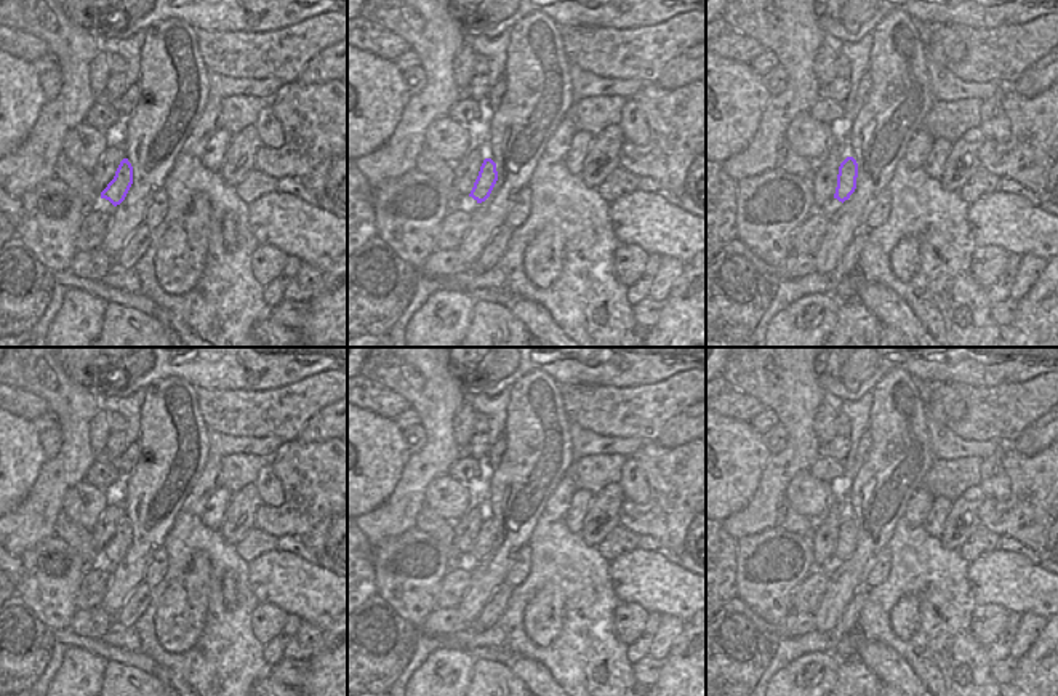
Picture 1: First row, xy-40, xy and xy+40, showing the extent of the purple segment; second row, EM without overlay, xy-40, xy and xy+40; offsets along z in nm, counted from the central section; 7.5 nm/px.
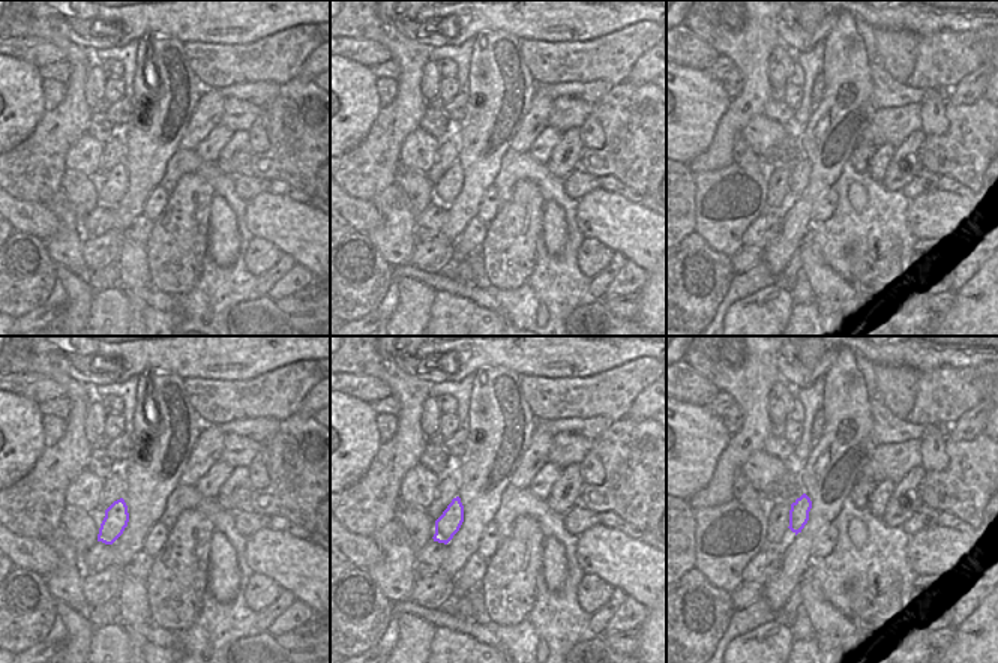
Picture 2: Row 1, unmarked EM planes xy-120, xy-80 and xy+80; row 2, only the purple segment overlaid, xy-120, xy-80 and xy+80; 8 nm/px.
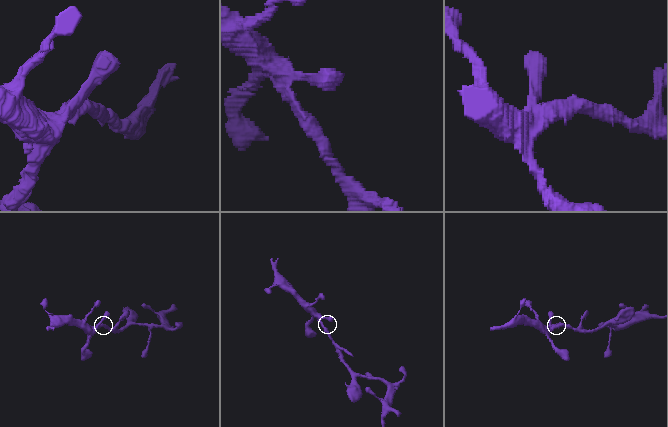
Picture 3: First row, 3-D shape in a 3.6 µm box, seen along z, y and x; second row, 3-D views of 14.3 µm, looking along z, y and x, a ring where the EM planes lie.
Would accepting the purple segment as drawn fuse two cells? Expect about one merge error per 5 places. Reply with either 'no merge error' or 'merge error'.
no merge error

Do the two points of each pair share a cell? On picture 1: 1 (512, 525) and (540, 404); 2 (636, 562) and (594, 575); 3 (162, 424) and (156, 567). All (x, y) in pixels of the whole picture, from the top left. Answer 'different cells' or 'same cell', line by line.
1: same cell
2: different cells
3: different cells

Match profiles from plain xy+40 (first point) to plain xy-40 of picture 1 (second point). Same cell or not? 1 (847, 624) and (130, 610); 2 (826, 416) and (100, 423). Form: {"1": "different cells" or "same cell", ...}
{"1": "same cell", "2": "same cell"}

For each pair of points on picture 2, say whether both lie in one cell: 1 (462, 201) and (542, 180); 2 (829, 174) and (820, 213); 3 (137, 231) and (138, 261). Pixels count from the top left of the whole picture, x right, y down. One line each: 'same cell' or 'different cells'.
1: different cells
2: different cells
3: different cells

